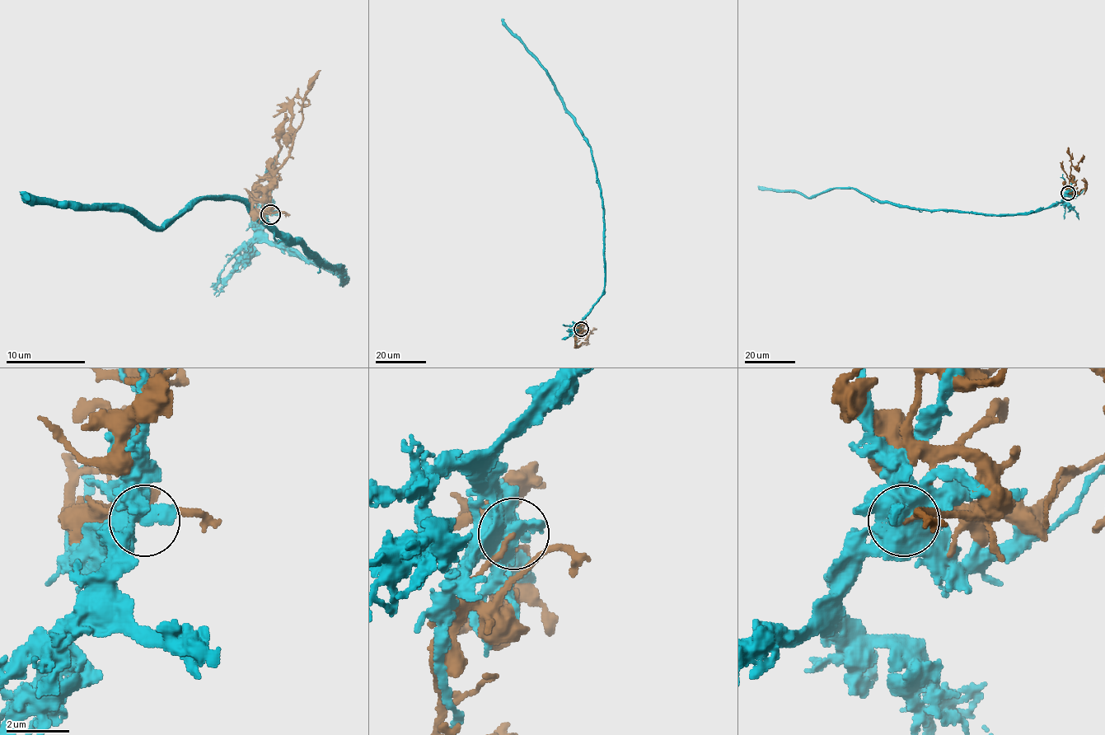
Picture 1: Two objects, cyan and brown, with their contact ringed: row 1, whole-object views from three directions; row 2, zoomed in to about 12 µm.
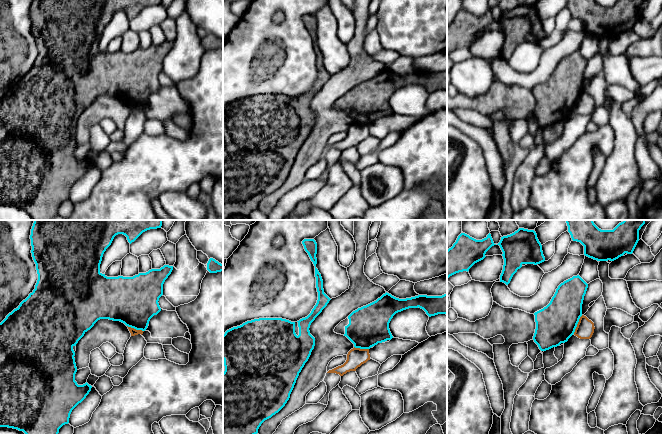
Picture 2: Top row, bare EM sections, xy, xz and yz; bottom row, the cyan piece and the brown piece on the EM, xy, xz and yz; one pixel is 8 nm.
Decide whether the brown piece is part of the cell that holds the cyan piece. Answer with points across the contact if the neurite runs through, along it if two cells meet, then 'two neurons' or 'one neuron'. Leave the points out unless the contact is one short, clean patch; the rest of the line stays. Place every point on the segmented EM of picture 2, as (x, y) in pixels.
two neurons

